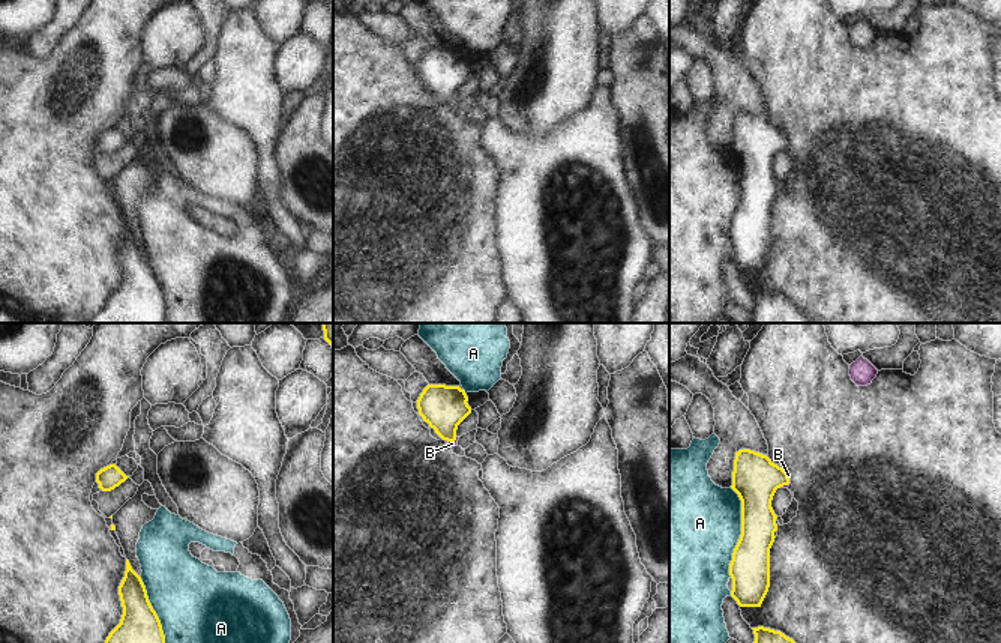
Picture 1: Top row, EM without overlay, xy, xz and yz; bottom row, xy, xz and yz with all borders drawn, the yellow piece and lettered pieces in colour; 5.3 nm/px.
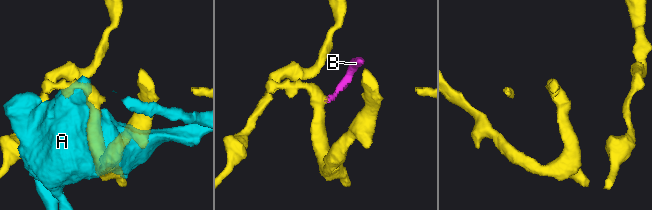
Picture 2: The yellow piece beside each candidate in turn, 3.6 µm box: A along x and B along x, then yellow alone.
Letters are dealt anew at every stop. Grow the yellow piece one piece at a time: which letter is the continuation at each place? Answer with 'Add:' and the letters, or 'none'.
Add: B

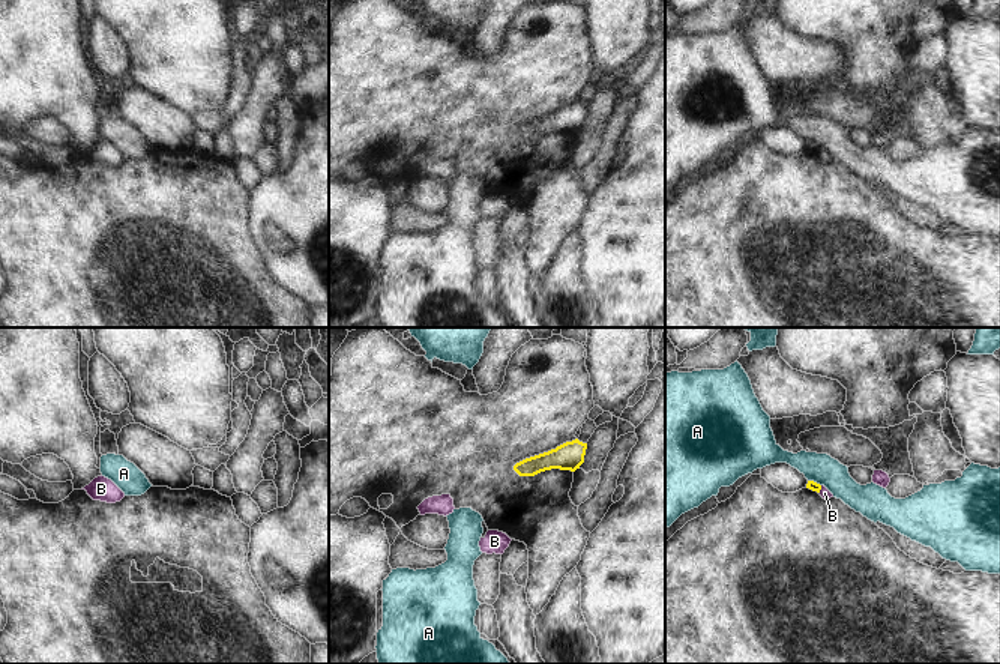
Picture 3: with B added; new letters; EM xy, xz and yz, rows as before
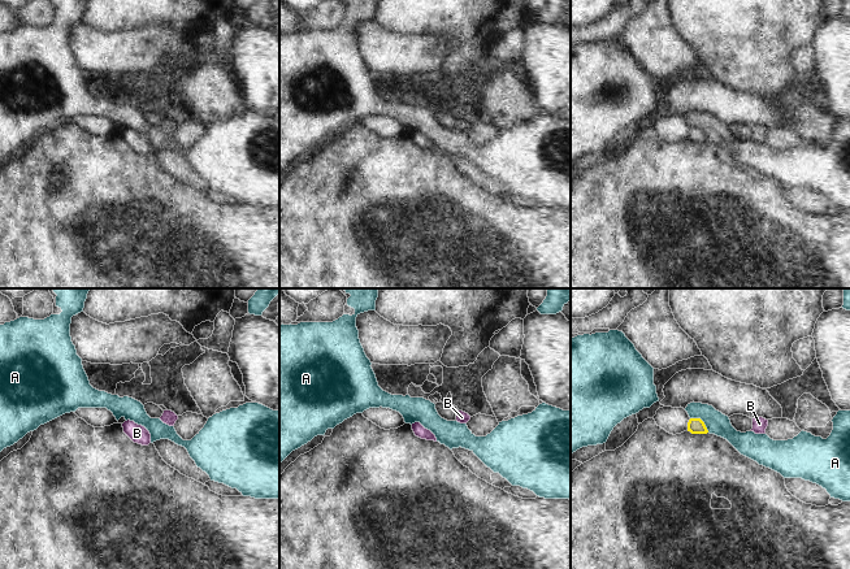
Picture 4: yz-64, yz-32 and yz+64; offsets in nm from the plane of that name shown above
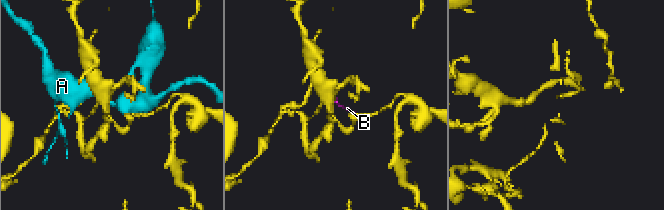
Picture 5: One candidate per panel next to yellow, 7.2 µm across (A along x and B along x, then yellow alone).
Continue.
Add: B

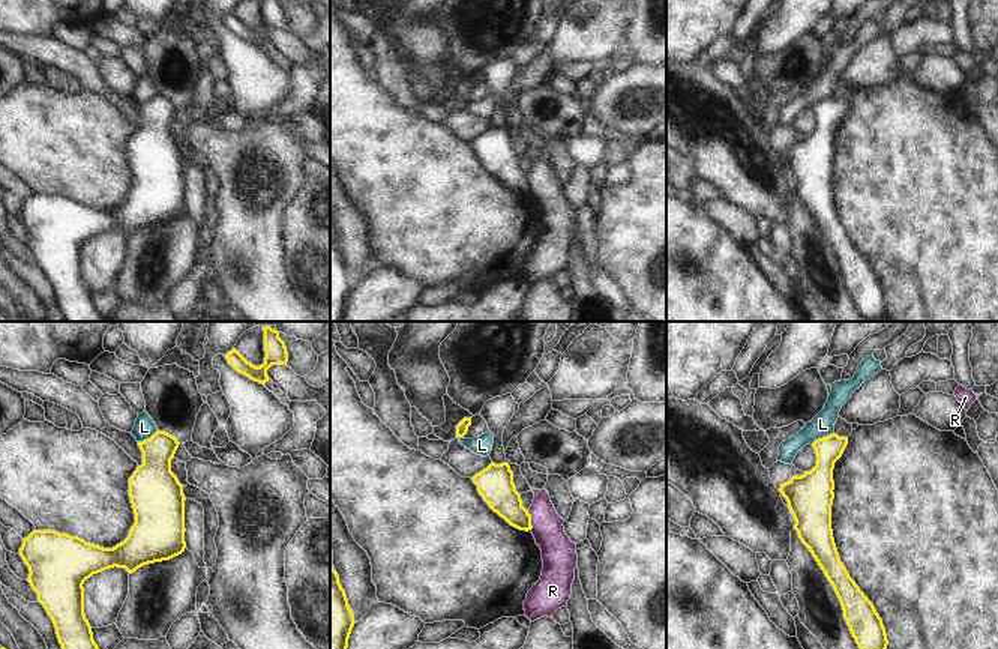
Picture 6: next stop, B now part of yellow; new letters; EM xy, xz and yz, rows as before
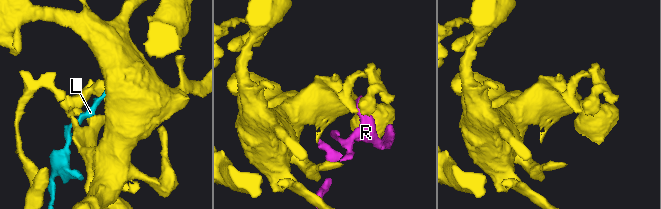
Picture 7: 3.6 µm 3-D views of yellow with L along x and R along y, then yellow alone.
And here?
Add: none

